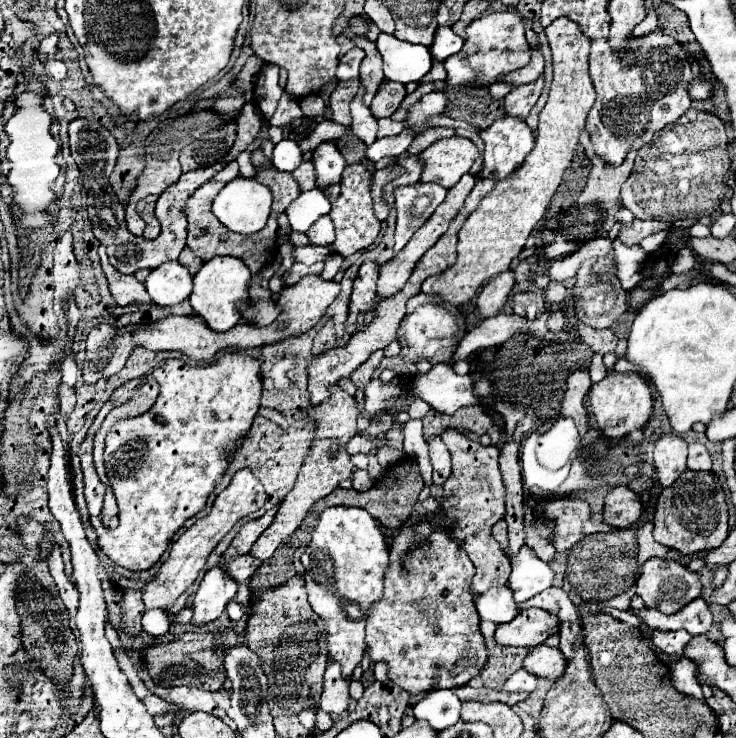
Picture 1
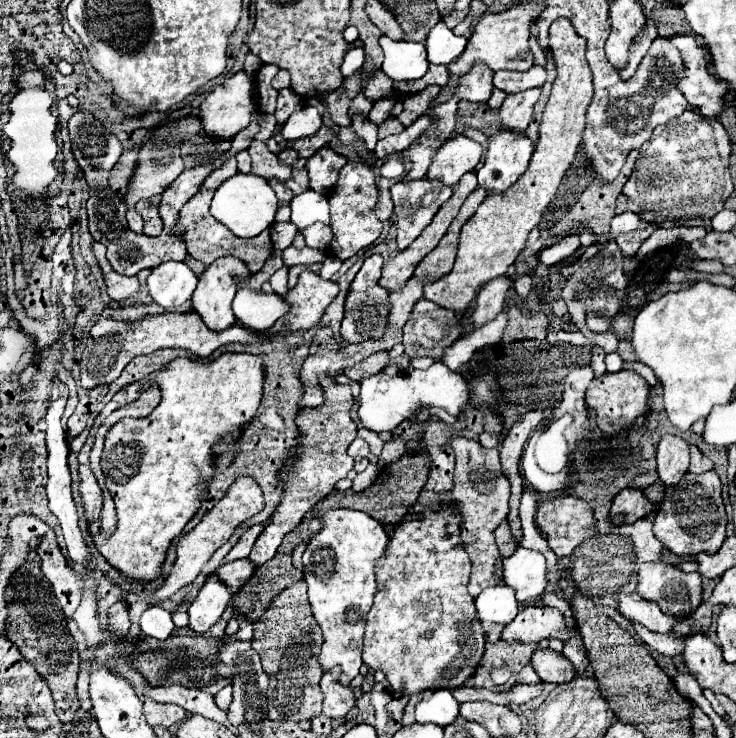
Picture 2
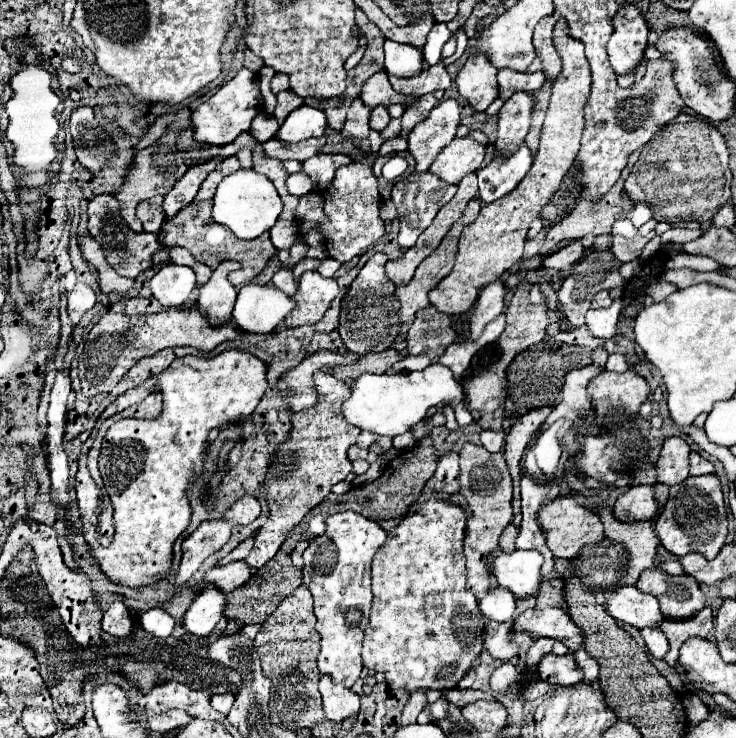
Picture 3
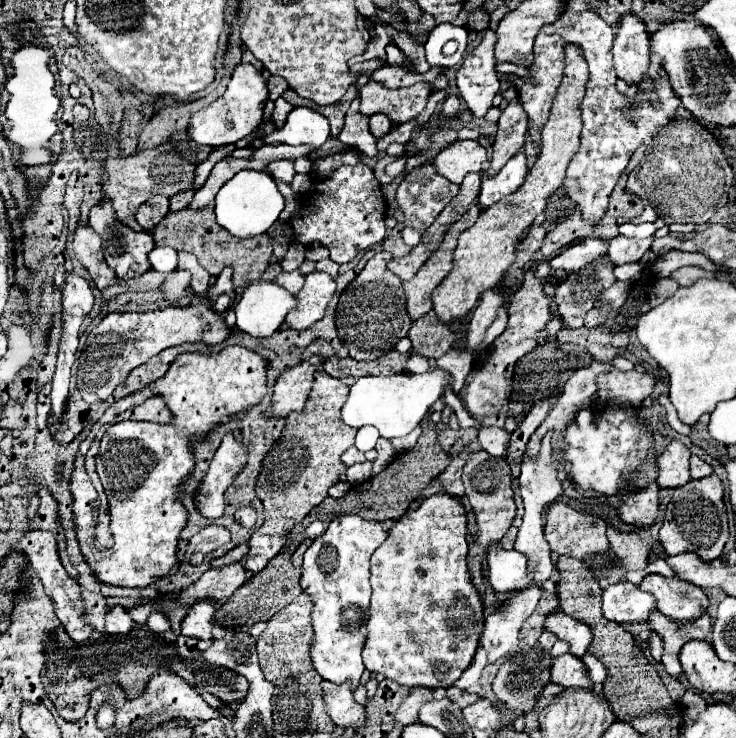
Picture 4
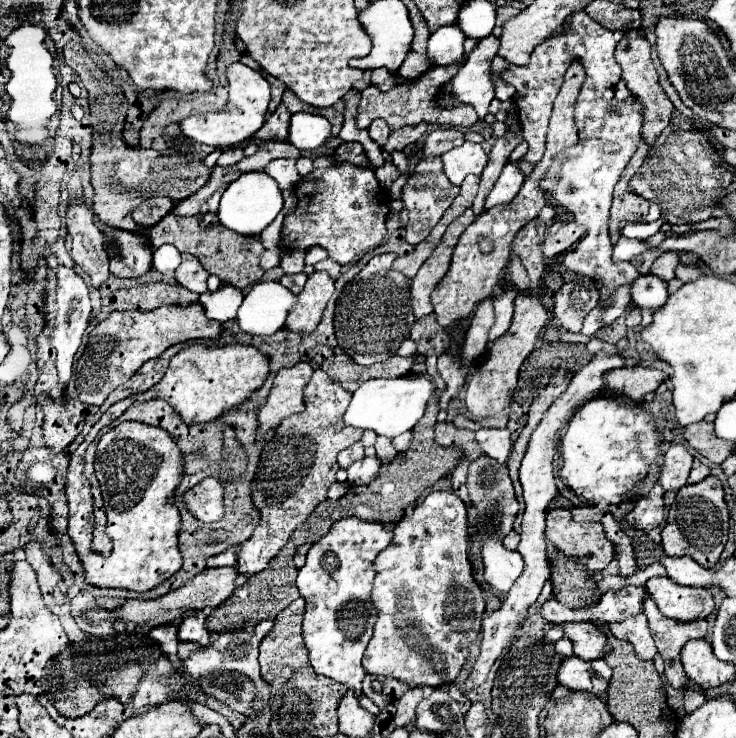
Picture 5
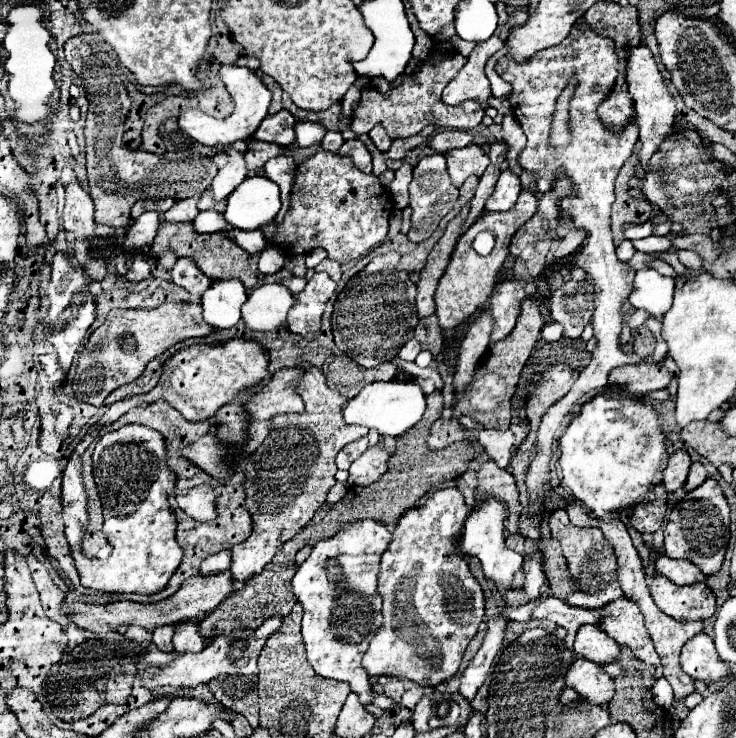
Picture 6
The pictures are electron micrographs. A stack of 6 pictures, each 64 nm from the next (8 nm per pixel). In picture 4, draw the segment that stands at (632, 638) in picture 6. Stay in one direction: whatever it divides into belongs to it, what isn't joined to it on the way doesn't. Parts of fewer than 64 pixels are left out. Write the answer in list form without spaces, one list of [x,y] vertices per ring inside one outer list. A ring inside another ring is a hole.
[[[626,624],[624,630],[628,630],[632,636],[640,638],[642,642],[648,642],[648,634],[650,634],[650,628],[648,624]]]

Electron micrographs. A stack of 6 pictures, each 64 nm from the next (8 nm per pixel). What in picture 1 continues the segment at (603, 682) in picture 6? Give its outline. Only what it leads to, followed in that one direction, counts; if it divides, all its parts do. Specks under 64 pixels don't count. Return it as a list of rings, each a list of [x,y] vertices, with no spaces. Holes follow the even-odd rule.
[[[540,644],[526,654],[522,668],[534,676],[556,680],[558,676],[562,676],[564,664],[566,664],[566,658],[558,648],[550,648],[546,644]]]

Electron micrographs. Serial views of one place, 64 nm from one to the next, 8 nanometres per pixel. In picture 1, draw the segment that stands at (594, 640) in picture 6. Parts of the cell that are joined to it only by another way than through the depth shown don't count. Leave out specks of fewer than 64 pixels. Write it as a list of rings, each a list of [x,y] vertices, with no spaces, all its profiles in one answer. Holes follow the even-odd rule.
[[[528,608],[520,612],[514,620],[498,624],[494,640],[500,646],[524,646],[534,648],[544,644],[544,640],[558,630],[556,616],[544,612],[542,608]]]

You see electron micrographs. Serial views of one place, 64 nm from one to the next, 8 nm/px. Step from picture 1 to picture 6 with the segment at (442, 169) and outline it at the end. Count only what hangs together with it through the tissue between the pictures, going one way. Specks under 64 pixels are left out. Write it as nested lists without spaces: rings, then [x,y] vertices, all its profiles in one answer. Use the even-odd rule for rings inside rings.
[[[468,144],[464,148],[458,150],[450,150],[446,152],[446,162],[448,162],[448,174],[454,186],[462,186],[464,180],[470,174],[482,176],[482,172],[486,170],[486,166],[490,164],[488,154],[476,146],[476,144]]]

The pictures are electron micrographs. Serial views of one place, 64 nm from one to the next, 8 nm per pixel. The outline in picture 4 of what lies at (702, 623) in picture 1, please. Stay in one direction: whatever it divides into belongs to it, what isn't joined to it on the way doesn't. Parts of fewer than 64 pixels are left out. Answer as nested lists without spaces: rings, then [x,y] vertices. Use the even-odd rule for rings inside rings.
[[[630,582],[608,584],[602,592],[602,612],[618,624],[648,624],[656,598]]]

